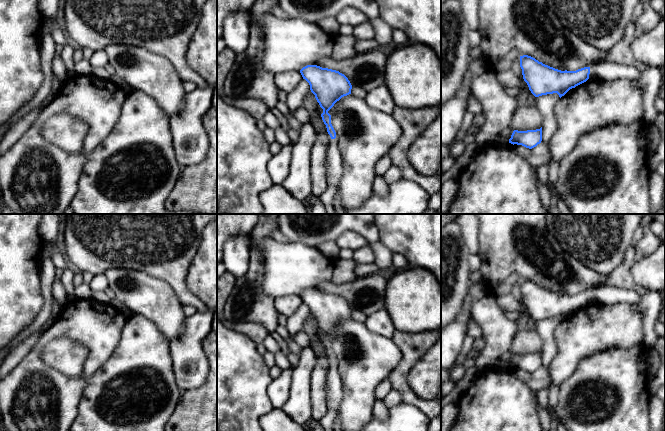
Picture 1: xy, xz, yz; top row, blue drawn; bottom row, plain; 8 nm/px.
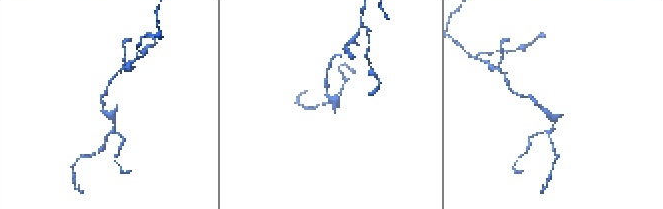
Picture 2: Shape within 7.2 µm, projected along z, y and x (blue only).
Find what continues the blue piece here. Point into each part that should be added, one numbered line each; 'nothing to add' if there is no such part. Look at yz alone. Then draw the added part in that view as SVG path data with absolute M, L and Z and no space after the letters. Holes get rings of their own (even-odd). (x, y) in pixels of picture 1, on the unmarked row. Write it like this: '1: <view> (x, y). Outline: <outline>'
1: yz (606, 295). Outline: M602 286L590 290L590 298L604 305L636 304L640 302L641 295L635 290Z

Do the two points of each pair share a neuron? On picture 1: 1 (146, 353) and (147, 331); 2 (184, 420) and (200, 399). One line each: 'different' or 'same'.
1: same
2: same

